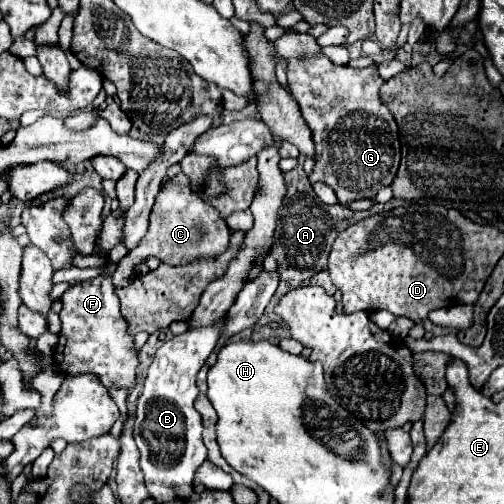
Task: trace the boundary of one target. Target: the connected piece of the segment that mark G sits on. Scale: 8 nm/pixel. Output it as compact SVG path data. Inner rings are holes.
M290 32L274 40L274 46L276 58L288 60L288 88L300 104L302 116L316 142L316 166L310 182L326 182L342 204L372 198L390 186L400 164L400 140L398 126L378 96L384 80L376 66L336 66L320 54L310 34ZM298 56L306 56L306 60L300 62Z

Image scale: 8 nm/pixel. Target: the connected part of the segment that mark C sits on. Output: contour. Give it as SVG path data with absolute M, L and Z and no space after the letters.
M178 174L176 178L162 184L156 196L154 208L150 212L148 232L140 240L140 244L116 264L116 270L112 276L114 284L126 286L130 280L134 280L136 266L144 264L150 256L170 266L186 264L198 256L218 256L228 248L228 238L230 238L230 230L224 218L220 216L220 212L212 204L206 204L204 200L200 200L200 196L190 190L188 176Z

